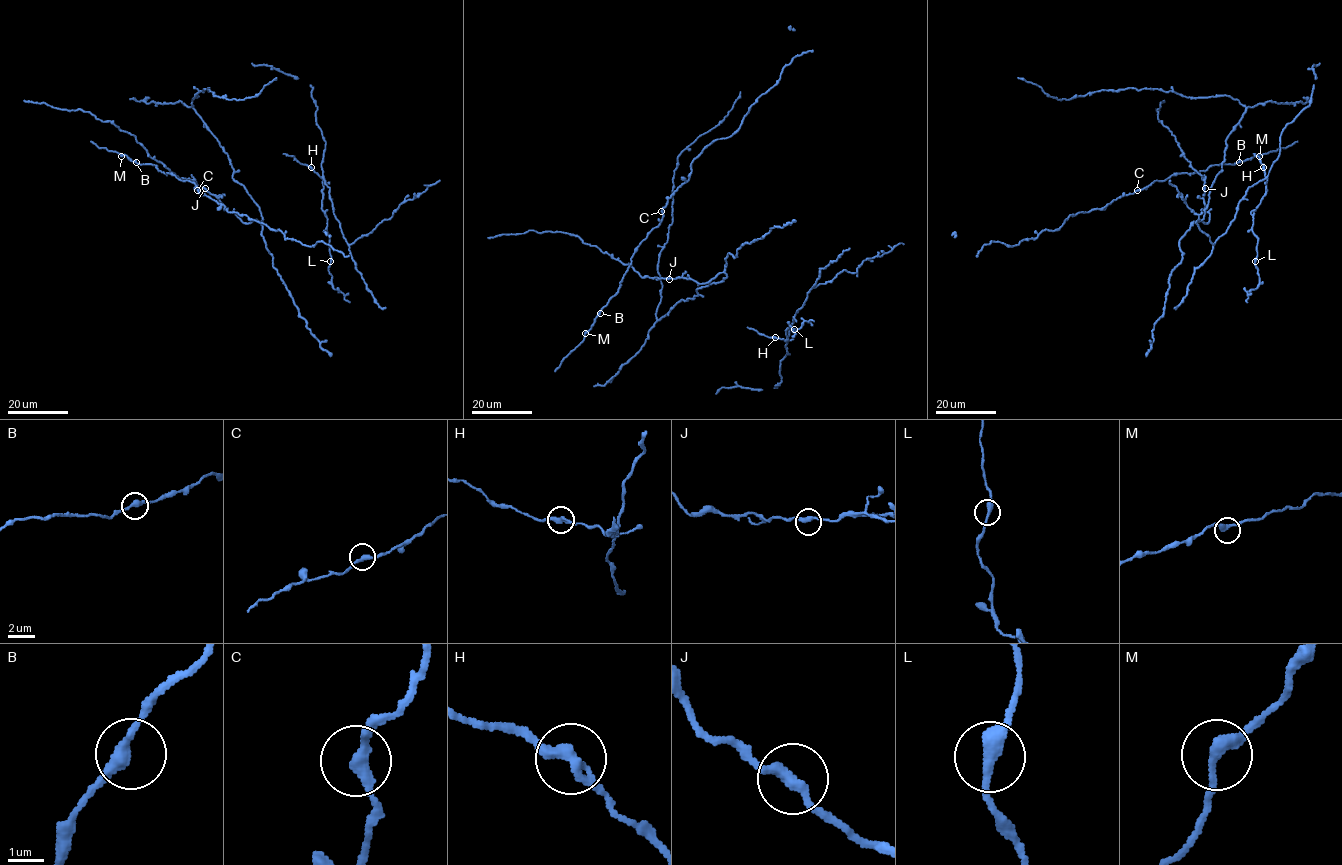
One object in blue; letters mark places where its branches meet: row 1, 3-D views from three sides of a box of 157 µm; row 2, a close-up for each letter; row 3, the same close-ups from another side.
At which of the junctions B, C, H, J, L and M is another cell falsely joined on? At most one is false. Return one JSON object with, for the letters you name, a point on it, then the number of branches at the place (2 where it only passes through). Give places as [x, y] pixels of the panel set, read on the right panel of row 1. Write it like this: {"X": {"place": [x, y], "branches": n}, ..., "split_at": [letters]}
{"split_at": []}

